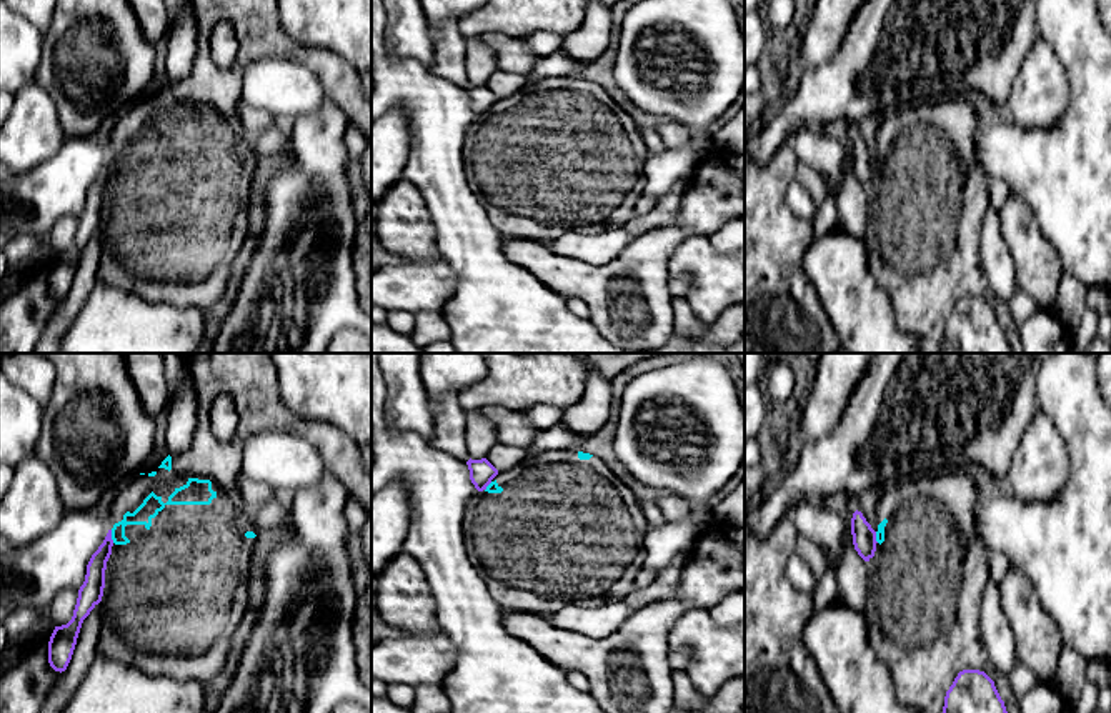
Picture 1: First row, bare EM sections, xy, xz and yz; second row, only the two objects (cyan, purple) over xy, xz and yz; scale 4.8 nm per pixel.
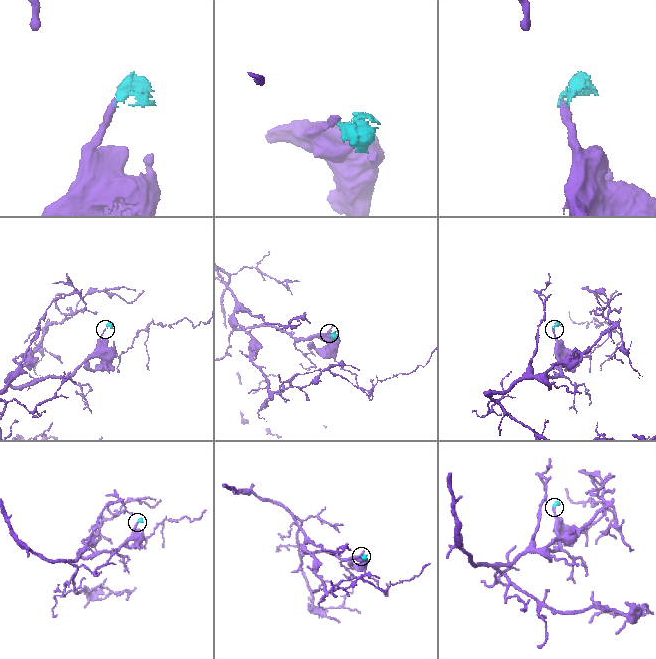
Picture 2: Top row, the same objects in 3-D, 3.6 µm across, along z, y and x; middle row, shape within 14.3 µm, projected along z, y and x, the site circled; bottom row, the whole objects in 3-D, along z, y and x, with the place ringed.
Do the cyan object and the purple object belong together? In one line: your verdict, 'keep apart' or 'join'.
keep apart

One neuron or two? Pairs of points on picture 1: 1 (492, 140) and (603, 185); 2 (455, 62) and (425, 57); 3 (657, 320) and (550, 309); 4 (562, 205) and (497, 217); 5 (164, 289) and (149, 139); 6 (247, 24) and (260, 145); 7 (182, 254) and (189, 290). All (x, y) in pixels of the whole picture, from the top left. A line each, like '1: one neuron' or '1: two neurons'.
1: one neuron
2: two neurons
3: two neurons
4: one neuron
5: one neuron
6: two neurons
7: one neuron

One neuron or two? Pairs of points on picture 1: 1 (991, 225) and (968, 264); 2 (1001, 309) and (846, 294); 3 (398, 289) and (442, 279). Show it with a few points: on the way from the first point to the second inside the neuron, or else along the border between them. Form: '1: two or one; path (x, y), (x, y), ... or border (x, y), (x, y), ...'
1: two; border (978, 225), (978, 262), (986, 280)
2: two; border (866, 264), (893, 307), (896, 325), (906, 332)
3: one; path (408, 287), (428, 287), (432, 284)

